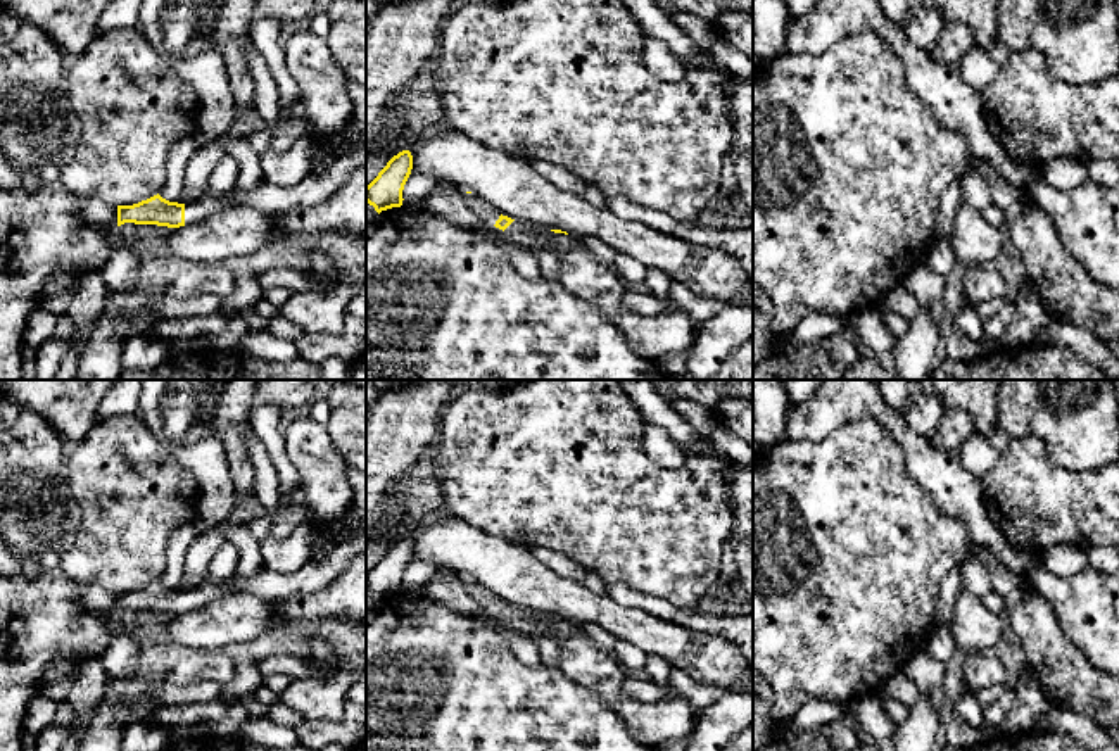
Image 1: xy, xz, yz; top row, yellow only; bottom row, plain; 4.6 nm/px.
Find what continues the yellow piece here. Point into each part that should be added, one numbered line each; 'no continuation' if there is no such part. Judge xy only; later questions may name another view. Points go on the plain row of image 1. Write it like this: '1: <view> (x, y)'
1: xy (313, 575)

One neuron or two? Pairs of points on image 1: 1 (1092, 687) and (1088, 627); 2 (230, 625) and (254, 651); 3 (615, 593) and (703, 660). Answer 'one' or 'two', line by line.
1: two
2: two
3: two

